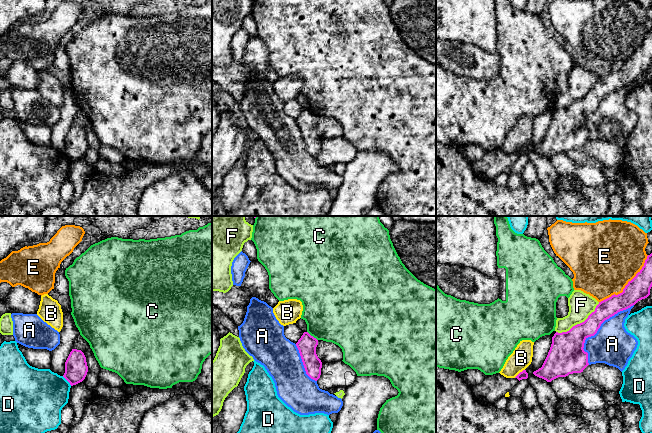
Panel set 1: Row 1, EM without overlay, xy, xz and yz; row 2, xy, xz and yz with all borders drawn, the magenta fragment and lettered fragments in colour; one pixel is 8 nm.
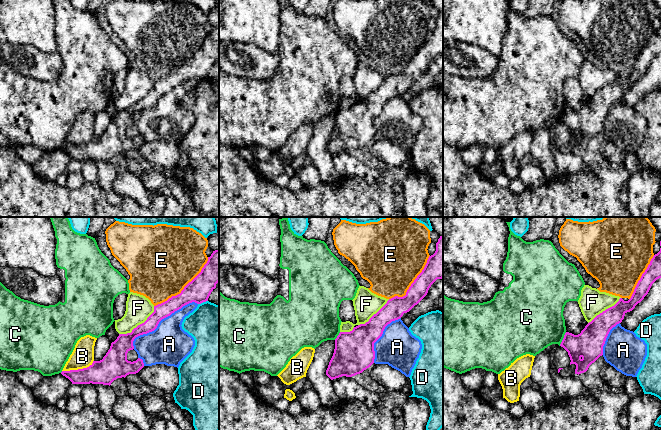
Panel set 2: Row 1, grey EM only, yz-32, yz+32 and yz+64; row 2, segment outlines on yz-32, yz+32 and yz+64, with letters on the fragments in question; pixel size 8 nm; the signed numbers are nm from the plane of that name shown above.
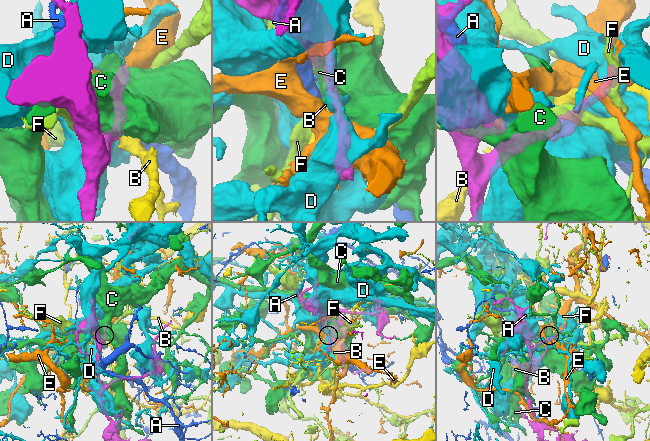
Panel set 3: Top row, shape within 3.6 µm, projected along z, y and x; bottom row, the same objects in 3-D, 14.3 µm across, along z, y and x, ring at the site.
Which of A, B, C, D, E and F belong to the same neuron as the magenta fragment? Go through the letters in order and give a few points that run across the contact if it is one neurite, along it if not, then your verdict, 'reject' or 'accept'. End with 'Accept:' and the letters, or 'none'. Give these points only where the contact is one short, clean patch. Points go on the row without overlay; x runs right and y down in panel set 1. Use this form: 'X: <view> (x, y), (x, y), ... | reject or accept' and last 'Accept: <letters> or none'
A: reject
B: yz (524, 145), (514, 153) | reject
C: reject
D: reject
E: reject
F: reject
Accept: none

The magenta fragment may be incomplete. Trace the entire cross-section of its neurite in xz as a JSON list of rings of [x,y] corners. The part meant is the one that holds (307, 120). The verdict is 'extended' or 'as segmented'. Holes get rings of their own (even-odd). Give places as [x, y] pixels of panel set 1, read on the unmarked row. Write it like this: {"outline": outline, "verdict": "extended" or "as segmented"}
{"outline": [[[304,108],[296,119],[306,150],[317,157],[321,151],[322,138],[316,130],[318,116],[308,108]]], "verdict": "as segmented"}

